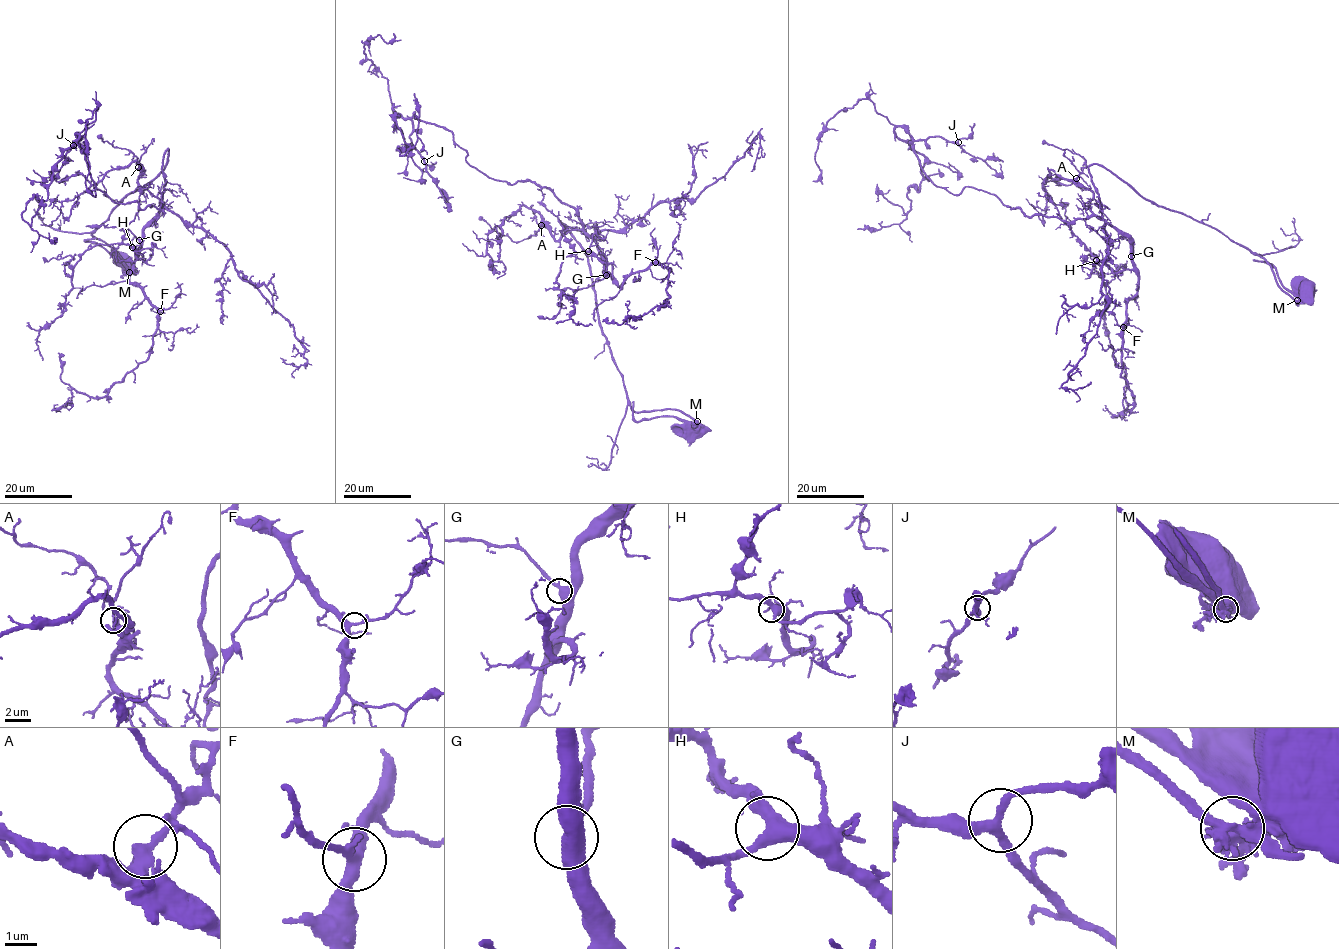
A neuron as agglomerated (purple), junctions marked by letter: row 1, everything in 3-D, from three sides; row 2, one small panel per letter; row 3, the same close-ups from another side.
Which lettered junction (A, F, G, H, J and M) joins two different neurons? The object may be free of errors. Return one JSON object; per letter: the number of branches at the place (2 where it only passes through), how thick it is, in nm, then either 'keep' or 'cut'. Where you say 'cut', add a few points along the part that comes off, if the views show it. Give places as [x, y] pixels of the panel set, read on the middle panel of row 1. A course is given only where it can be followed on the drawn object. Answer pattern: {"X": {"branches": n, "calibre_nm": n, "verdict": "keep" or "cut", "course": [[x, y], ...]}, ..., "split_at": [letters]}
{"A": {"branches": 3, "calibre_nm": 300, "verdict": "keep"}, "F": {"branches": 3, "calibre_nm": 300, "verdict": "keep"}, "G": {"branches": 2, "calibre_nm": 500, "verdict": "keep"}, "H": {"branches": 4, "calibre_nm": 400, "verdict": "keep"}, "J": {"branches": 3, "calibre_nm": 280, "verdict": "keep"}, "M": {"branches": 2, "calibre_nm": 440, "verdict": "cut", "course": [[696, 422], [688, 423], [673, 416], [657, 416], [636, 421], [633, 401]]}, "split_at": ["M"]}

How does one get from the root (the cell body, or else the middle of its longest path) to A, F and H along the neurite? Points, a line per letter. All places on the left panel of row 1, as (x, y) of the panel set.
A: (125, 263), (128, 272), (92, 234), (163, 170), (167, 148), (162, 201), (138, 183), (138, 167)
F: (125, 263), (128, 272), (92, 234), (163, 170), (167, 148), (162, 205), (143, 231), (129, 280), (160, 311)
H: (125, 263), (128, 272), (92, 234), (163, 170), (167, 148), (162, 205), (143, 231), (141, 258), (132, 247)

